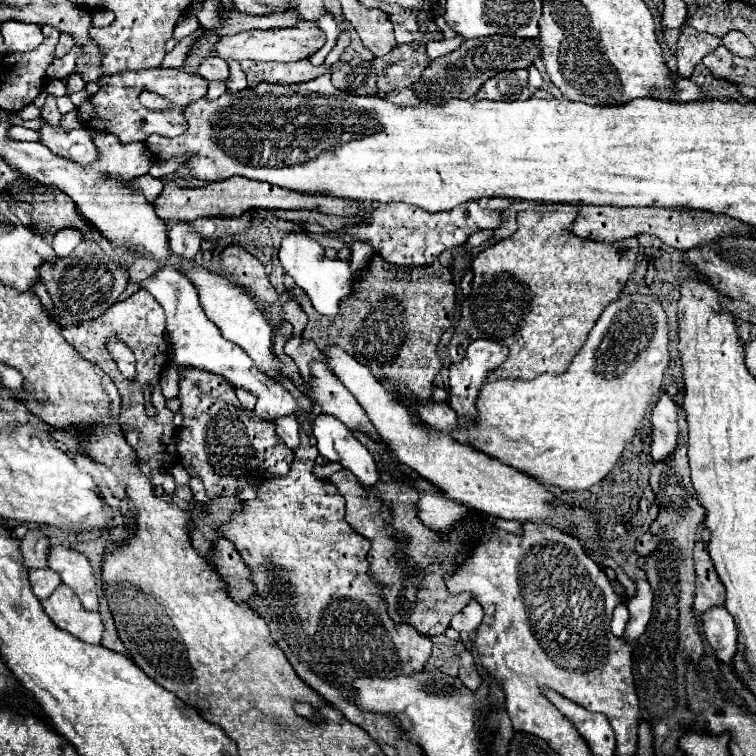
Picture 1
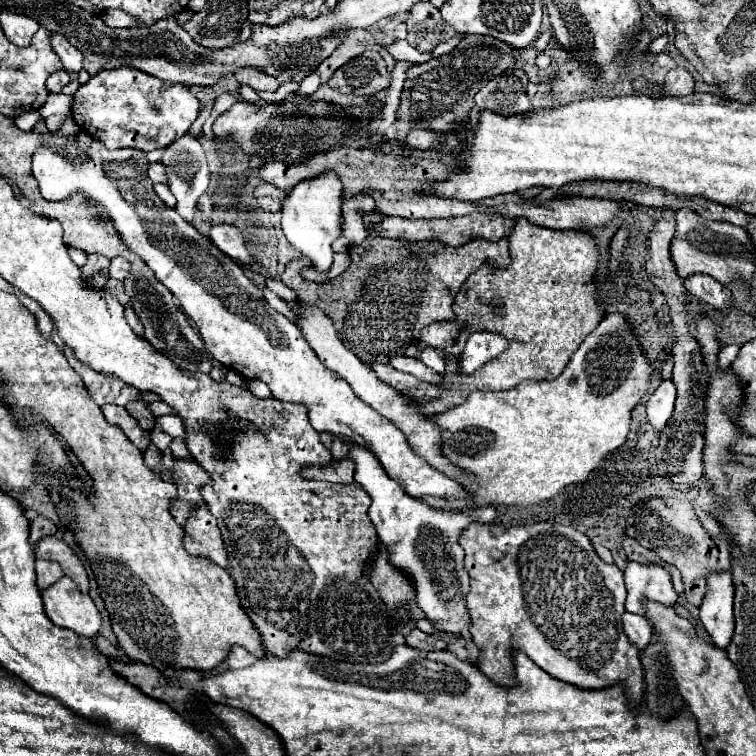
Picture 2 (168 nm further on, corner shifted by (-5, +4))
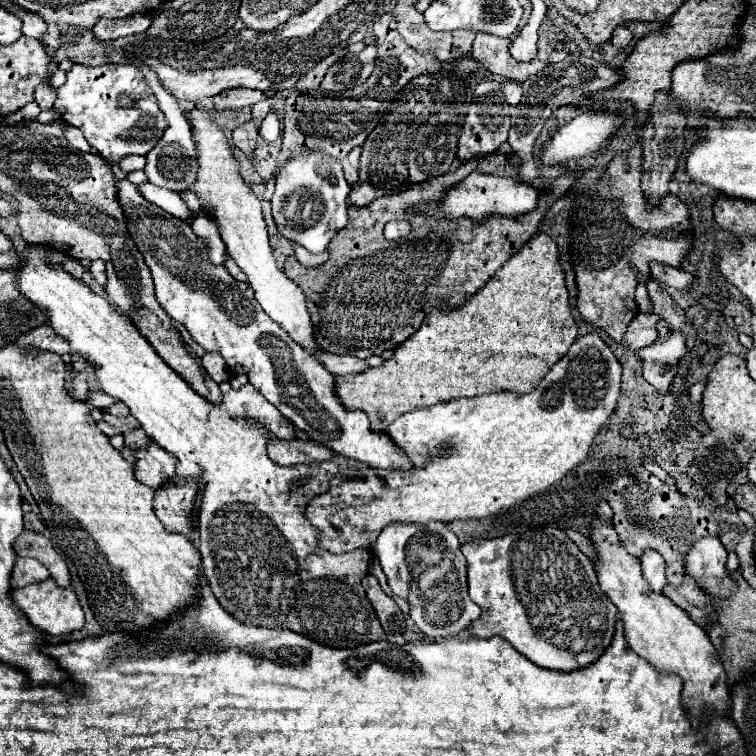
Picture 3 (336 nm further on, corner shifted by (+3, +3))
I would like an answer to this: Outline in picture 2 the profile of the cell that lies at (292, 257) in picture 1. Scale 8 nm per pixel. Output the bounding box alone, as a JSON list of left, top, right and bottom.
[282,172,342,272]

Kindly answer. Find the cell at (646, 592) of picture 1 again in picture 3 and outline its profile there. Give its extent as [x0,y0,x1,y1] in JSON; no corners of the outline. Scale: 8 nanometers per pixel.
[640,549,668,593]

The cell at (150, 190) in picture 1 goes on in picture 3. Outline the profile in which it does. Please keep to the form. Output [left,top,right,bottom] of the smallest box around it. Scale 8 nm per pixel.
[138,183,194,221]

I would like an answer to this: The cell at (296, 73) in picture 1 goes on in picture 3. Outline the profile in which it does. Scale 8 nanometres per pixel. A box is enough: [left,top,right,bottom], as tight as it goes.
[212,89,268,111]

